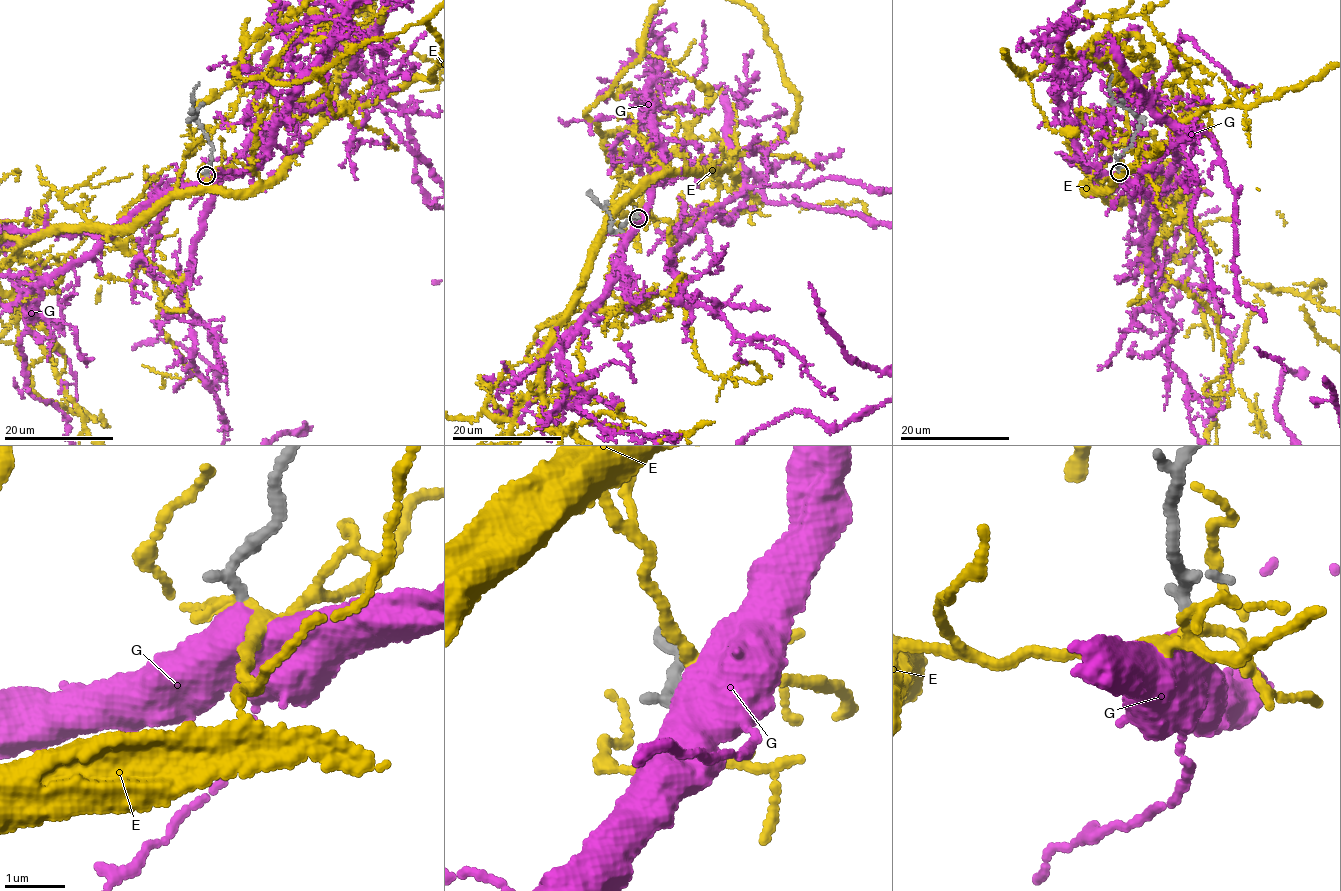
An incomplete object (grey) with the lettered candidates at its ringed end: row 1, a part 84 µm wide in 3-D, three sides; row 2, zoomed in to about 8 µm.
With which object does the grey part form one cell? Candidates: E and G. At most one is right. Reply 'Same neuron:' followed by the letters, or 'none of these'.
Same neuron: G

